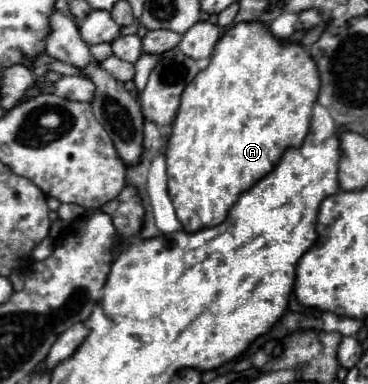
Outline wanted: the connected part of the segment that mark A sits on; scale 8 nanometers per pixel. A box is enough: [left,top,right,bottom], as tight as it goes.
[165,22,319,232]

